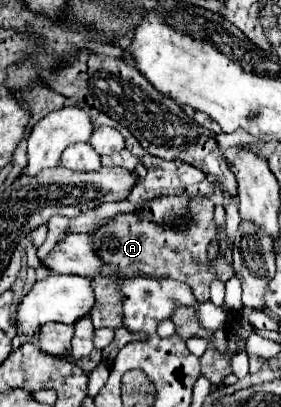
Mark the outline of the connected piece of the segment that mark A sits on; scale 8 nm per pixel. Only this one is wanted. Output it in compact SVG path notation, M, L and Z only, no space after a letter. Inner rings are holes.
M193 196L189 200L189 218L193 220L187 228L179 228L177 224L157 224L145 216L121 214L117 212L113 218L105 218L89 236L93 238L93 248L103 262L101 274L93 280L93 290L97 296L97 308L93 308L93 326L103 328L121 328L123 312L121 312L121 296L117 290L117 278L139 276L169 276L181 282L187 282L197 298L197 302L209 300L209 284L213 280L227 282L235 276L231 264L227 264L223 252L215 258L207 256L209 244L217 238L217 226L213 222L215 204L205 196Z

